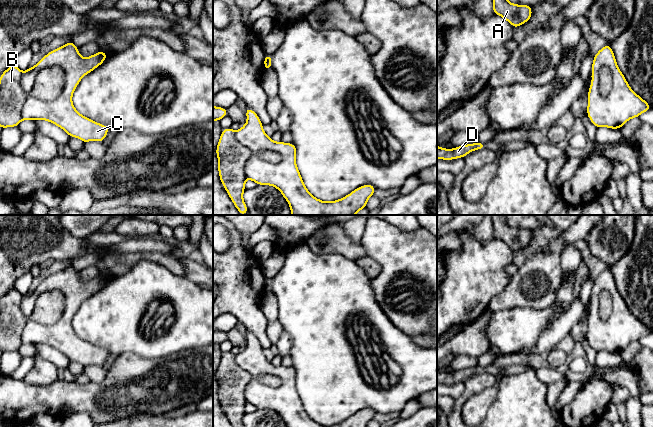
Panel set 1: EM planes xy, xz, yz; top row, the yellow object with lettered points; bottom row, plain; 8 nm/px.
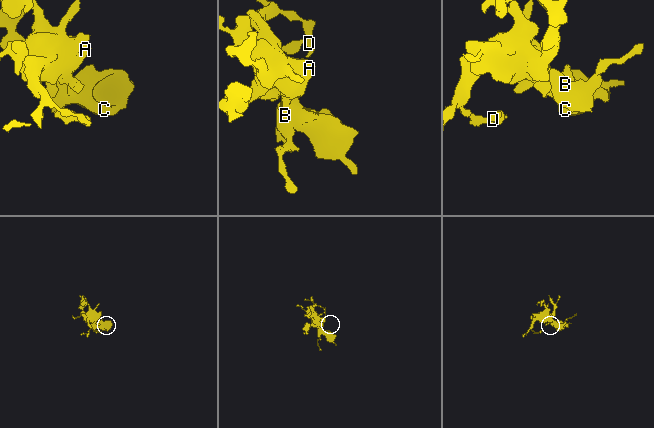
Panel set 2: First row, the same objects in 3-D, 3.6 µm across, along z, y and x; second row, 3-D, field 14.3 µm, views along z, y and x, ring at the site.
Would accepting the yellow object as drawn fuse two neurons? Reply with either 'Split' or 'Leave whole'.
Split

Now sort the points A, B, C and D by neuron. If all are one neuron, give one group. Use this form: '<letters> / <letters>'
A B D / C

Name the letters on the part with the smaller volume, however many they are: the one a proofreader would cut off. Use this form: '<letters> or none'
C

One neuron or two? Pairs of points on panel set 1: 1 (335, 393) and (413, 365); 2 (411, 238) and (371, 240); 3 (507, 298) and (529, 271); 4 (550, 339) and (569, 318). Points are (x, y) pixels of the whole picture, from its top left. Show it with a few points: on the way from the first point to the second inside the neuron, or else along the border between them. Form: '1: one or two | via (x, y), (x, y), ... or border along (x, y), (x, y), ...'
1: one | via (357, 394), (363, 396), (394, 396), (403, 387)
2: one | via (401, 240), (381, 240)
3: one | via (514, 291), (527, 278)
4: one | via (554, 334), (564, 323)

